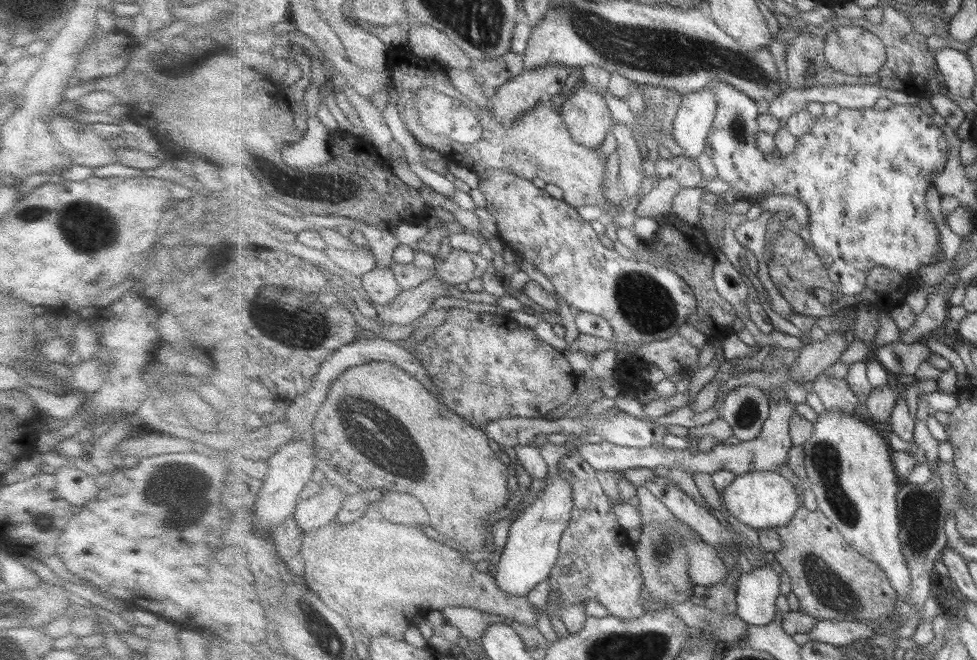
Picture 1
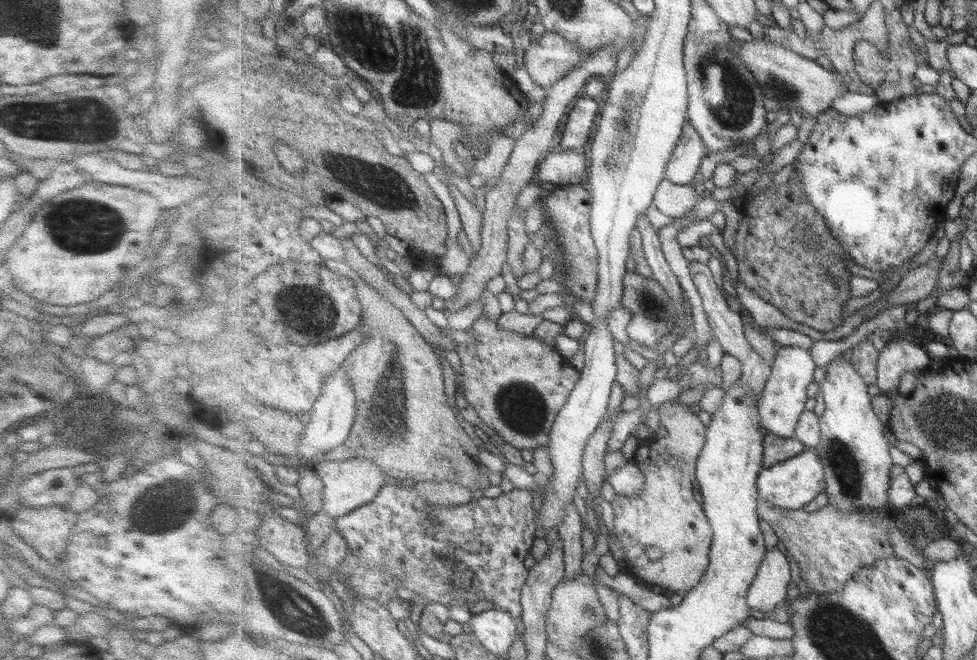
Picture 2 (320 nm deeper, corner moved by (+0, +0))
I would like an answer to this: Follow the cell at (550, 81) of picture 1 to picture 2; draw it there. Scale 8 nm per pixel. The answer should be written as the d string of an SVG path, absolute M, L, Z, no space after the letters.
M545 32L527 50L525 68L533 80L546 89L575 71L587 55L564 36Z

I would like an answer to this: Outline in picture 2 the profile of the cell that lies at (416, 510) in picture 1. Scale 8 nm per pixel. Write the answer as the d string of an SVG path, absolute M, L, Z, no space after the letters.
M419 481L414 486L432 505L459 506L474 499L470 488L456 482Z

